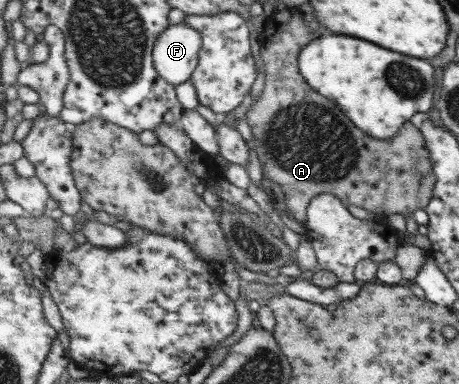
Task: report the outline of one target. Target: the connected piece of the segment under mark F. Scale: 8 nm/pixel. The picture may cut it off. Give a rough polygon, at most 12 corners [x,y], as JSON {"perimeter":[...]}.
{"perimeter":[[184,20],[154,47],[157,73],[174,86],[190,81],[202,35]]}

